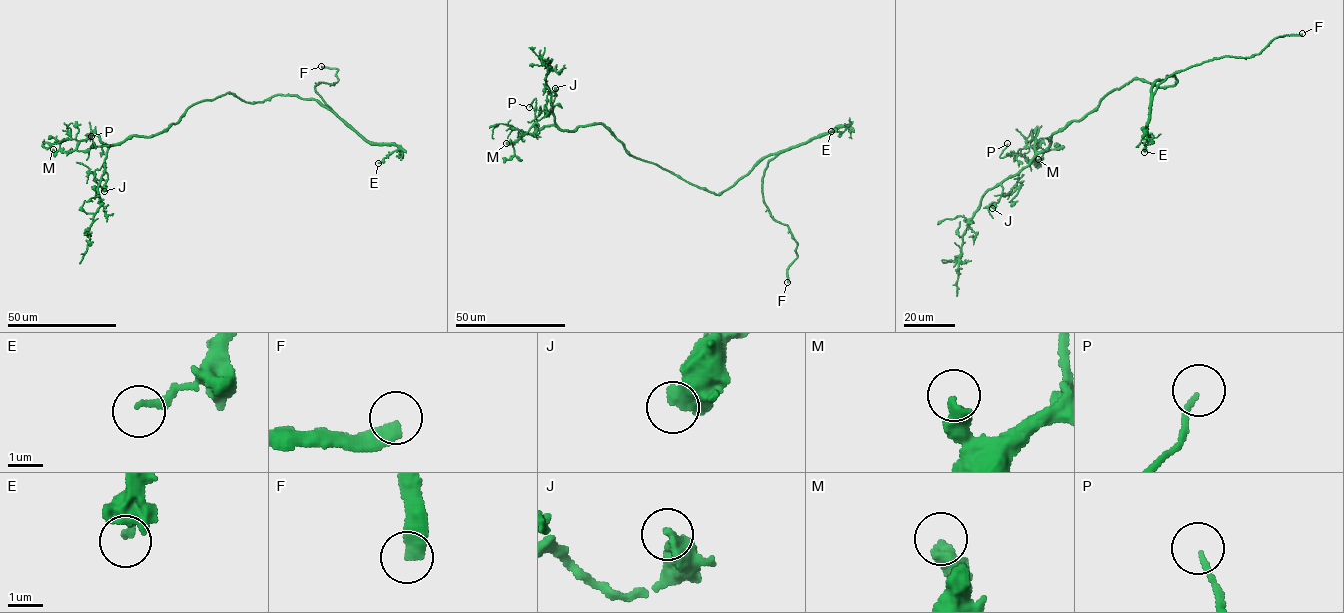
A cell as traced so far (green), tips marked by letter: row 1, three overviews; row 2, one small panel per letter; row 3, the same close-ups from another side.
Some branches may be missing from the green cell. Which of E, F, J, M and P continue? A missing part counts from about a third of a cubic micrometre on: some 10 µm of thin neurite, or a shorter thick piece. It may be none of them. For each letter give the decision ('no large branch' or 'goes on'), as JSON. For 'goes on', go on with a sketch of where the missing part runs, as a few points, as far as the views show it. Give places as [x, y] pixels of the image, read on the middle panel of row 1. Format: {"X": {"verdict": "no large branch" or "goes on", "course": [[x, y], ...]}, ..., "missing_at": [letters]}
{"E": {"verdict": "no large branch"}, "F": {"verdict": "goes on"}, "J": {"verdict": "no large branch"}, "M": {"verdict": "goes on", "course": [[506, 143], [478, 146], [467, 173], [463, 167]]}, "P": {"verdict": "no large branch"}, "missing_at": ["F", "M"]}

